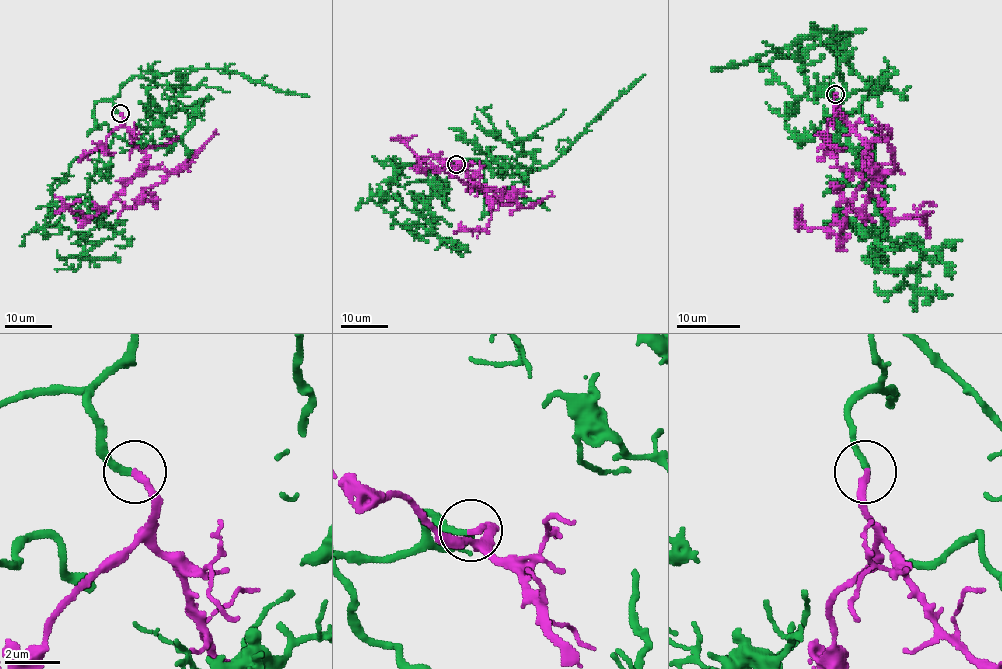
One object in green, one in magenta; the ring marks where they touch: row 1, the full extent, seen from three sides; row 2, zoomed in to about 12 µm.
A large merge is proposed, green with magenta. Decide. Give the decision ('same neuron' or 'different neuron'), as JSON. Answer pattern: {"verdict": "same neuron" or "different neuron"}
{"verdict": "same neuron"}

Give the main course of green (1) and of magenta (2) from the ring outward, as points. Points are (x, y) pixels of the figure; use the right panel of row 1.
1: (834, 94), (836, 75), (839, 110), (860, 108), (876, 137), (885, 235), (924, 254), (914, 286), (876, 273)
2: (834, 94), (866, 148), (863, 185), (849, 203), (839, 240), (829, 230), (807, 228), (796, 217), (801, 204)

